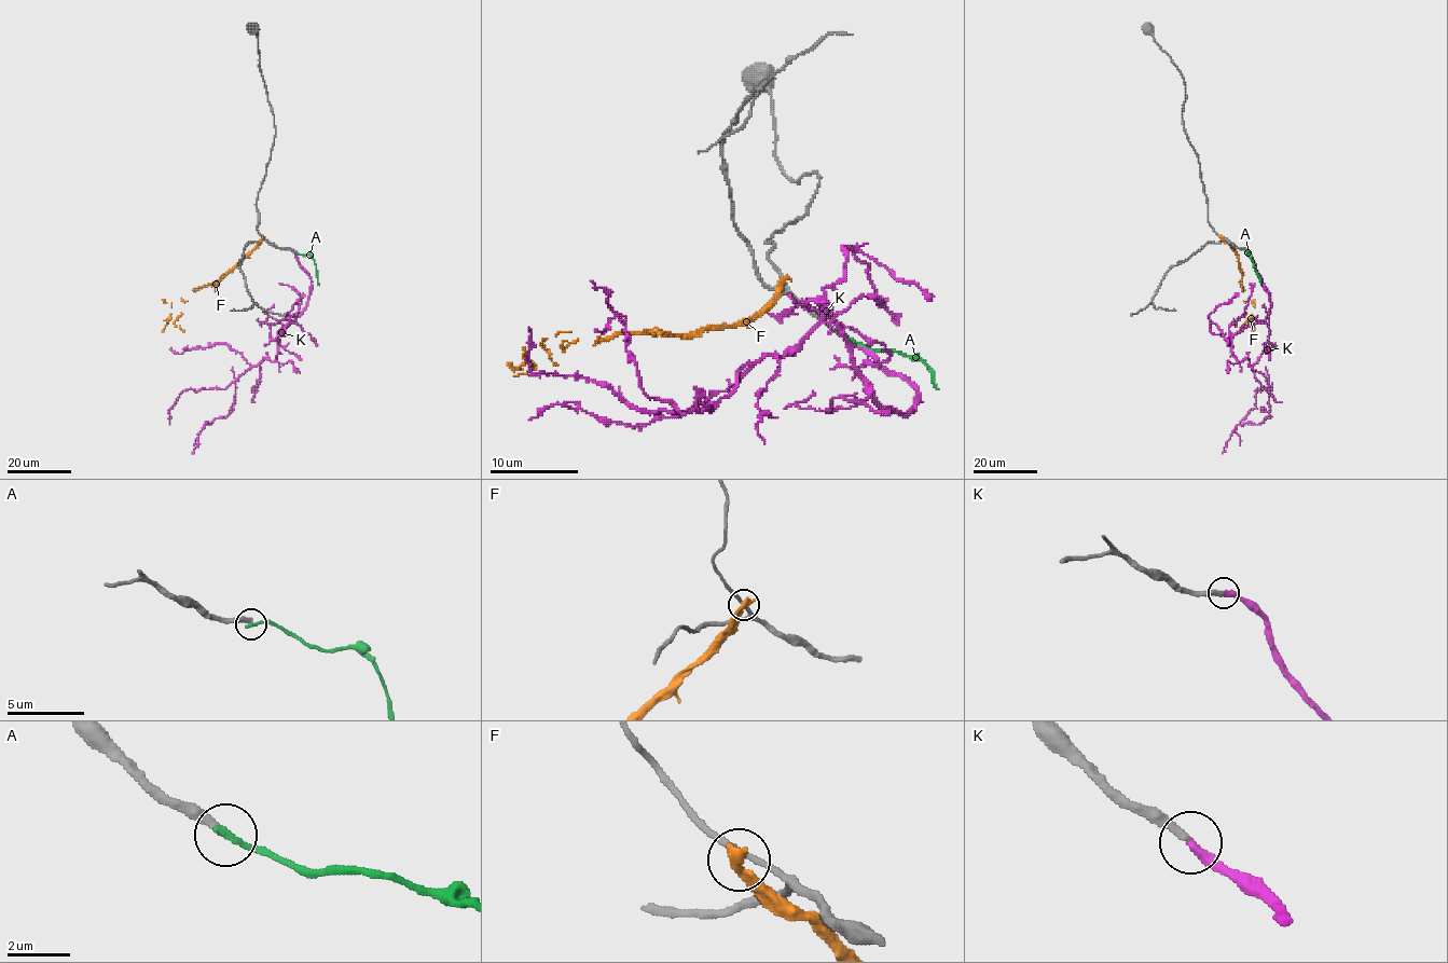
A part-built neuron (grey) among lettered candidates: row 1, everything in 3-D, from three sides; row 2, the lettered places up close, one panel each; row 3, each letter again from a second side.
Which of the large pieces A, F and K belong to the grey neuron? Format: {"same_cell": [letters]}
{"same_cell": ["K"]}

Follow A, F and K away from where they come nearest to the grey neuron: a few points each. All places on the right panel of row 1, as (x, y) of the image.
A: (1243, 249), (1262, 285)
F: (1221, 237), (1237, 255), (1242, 272), (1245, 322), (1251, 322), (1252, 329)
K: (1243, 248), (1270, 310), (1233, 335), (1231, 354), (1266, 377), (1270, 416), (1238, 425), (1222, 454)

